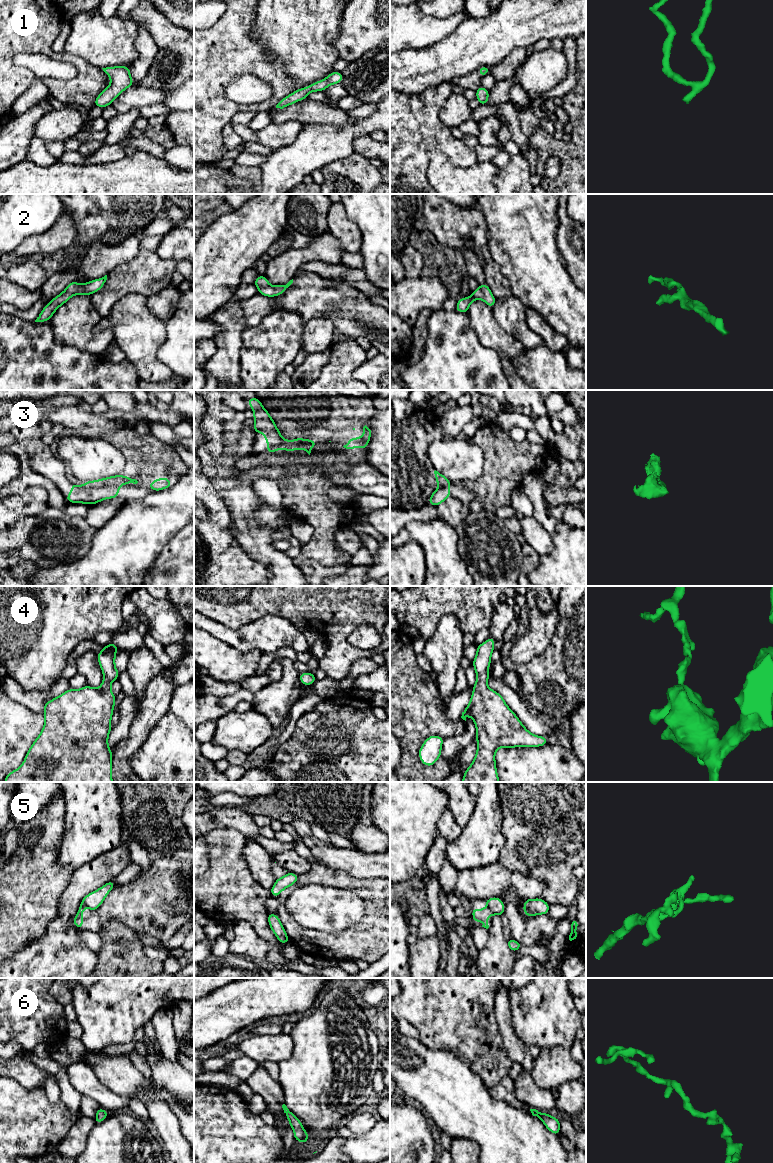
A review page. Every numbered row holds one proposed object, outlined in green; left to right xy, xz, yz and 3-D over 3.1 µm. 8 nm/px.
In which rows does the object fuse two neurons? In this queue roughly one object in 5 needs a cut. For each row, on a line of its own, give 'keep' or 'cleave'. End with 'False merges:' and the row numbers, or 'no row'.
1: keep
2: keep
3: cleave
4: keep
5: cleave
6: keep
False merges: 3, 5

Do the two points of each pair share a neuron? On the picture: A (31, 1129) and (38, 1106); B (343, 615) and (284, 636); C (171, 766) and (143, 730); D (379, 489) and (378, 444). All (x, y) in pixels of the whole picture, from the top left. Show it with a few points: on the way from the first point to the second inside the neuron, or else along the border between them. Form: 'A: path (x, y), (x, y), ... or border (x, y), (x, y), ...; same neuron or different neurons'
A: path (35, 1123), (39, 1118), (38, 1112); same neuron
B: border (281, 617), (289, 620), (302, 631); different neurons
C: border (161, 717), (150, 731), (144, 743), (132, 754); different neurons
D: border (366, 462), (379, 472); different neurons

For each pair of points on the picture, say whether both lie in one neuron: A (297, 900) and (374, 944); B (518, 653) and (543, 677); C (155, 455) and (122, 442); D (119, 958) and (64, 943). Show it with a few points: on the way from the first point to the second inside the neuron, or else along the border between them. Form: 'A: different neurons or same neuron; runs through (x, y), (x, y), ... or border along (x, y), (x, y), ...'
A: different neurons; border along (315, 930), (338, 933)
B: different neurons; border along (546, 648), (524, 663), (514, 663), (508, 654)
C: same neuron; runs through (147, 448), (137, 447), (130, 442)
D: different neurons; border along (97, 953), (97, 964), (94, 967)

